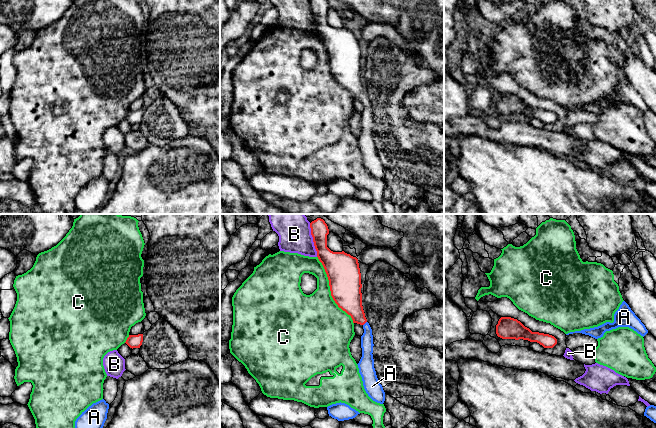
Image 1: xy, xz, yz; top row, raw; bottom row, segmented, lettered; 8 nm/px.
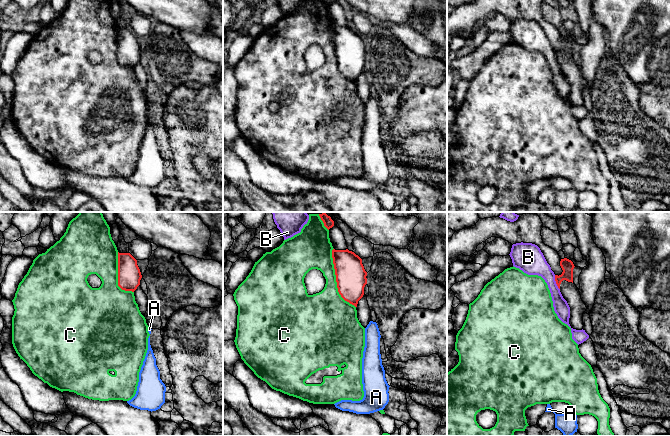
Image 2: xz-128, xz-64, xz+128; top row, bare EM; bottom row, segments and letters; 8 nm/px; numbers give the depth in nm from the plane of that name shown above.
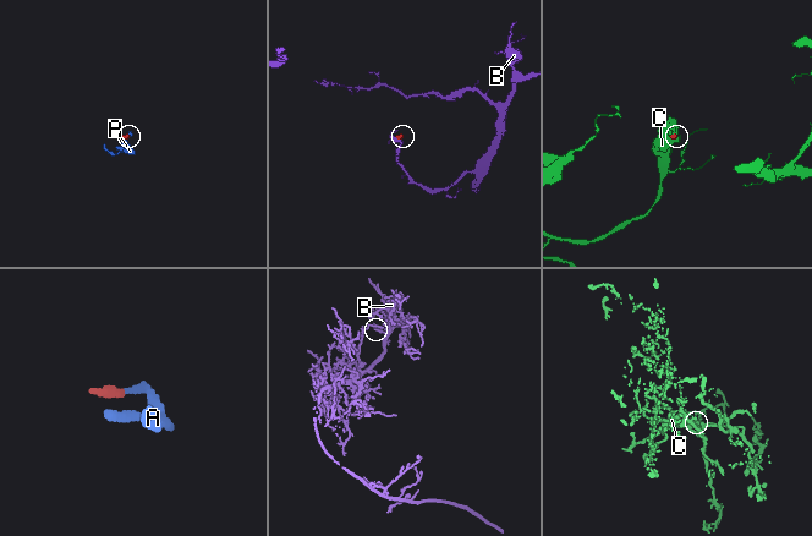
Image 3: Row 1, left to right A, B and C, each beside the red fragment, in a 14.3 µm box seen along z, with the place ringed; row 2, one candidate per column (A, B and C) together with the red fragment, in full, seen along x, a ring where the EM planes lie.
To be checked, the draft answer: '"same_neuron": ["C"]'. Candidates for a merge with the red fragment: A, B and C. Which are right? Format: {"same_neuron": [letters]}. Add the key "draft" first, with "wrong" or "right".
{"draft": "wrong", "same_neuron": ["A"]}

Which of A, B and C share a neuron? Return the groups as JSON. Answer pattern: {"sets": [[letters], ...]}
{"sets": [["A"], ["B"], ["C"]]}

